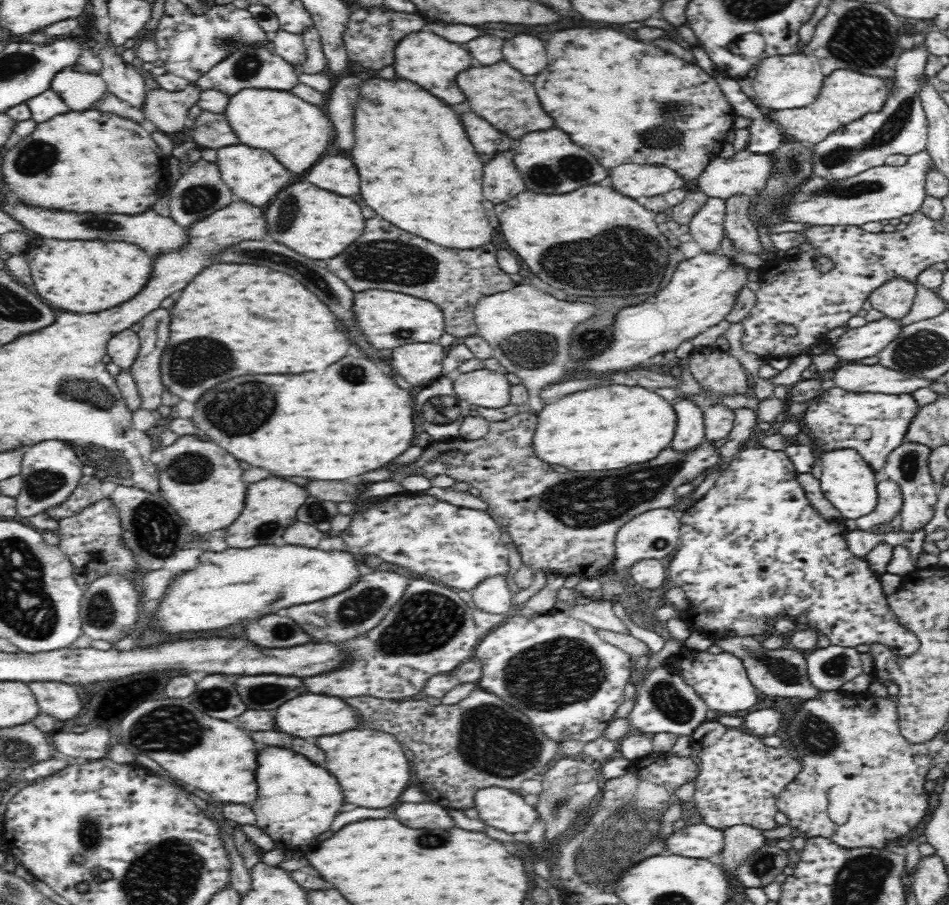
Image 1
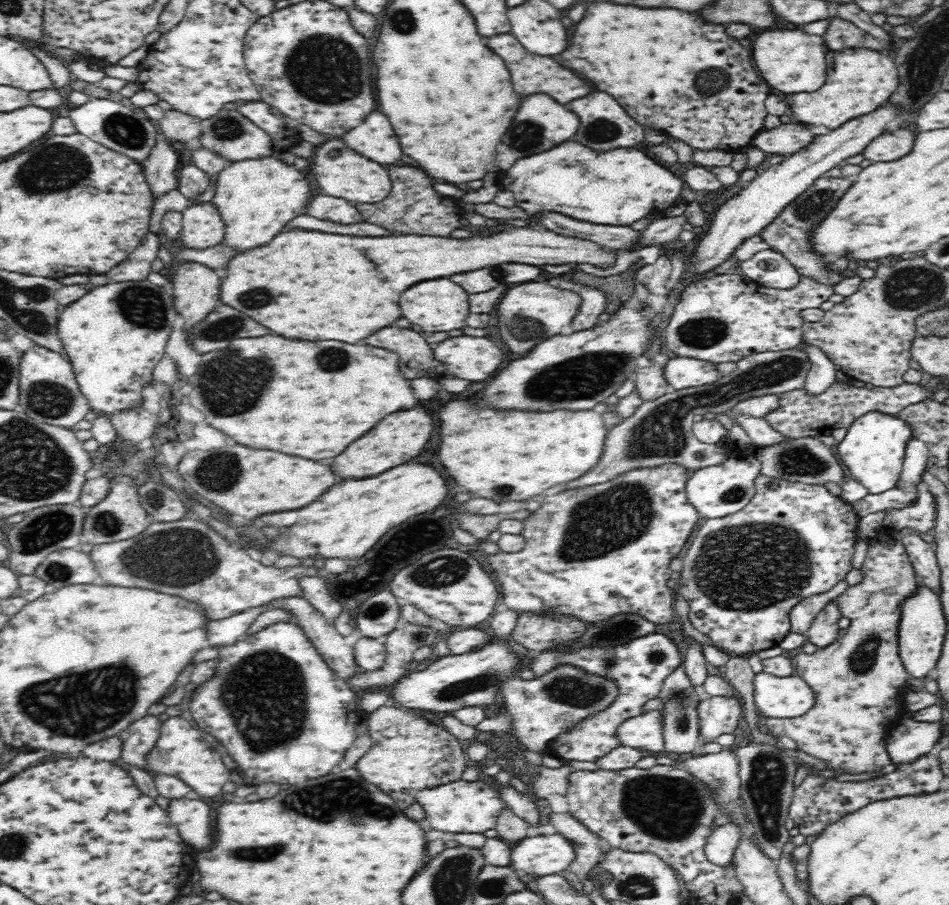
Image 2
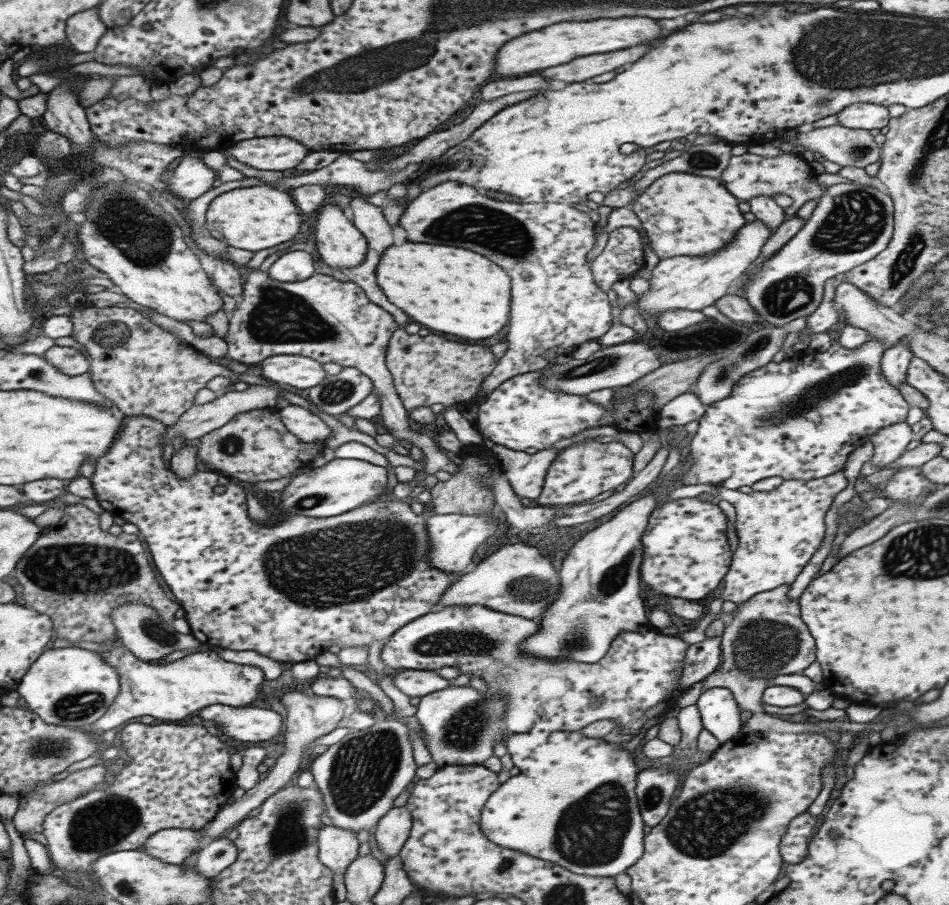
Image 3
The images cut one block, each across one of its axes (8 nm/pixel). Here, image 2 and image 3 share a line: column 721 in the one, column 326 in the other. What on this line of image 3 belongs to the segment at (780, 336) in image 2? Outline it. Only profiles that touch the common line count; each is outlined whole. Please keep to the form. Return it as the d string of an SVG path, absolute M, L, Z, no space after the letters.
M235 265L234 268L239 273L245 272L245 281L233 315L229 318L227 335L223 338L226 354L231 360L253 366L269 356L297 355L311 358L321 365L335 363L342 368L352 367L369 378L380 399L379 416L386 433L406 446L421 448L420 452L425 456L422 472L416 472L407 483L398 482L393 486L391 497L394 500L407 497L415 486L423 482L424 474L458 472L458 466L439 451L441 448L433 435L409 429L406 410L395 394L391 373L384 362L391 334L398 330L397 323L385 310L373 304L361 287L350 280L335 280L324 272L315 273L302 281L282 283L271 279L258 268L247 269L245 265Z

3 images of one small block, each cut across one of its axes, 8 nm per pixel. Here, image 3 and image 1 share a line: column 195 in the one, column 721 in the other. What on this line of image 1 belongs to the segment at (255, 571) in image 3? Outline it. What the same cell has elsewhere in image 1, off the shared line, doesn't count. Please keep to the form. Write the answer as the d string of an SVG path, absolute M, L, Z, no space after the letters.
M755 447L755 448L748 448L742 452L739 452L734 457L734 460L724 468L724 471L717 474L715 483L712 485L712 488L708 490L706 494L701 499L698 499L694 505L692 505L689 509L678 512L680 522L682 523L682 526L680 526L680 546L676 549L676 552L674 553L674 556L672 556L672 560L670 560L670 563L668 563L668 578L673 582L673 584L680 586L682 590L684 590L684 594L686 595L686 600L688 601L688 607L685 608L685 617L682 618L684 621L684 624L688 626L689 630L691 632L698 632L698 634L704 634L706 638L713 639L713 642L716 640L720 640L720 638L734 638L734 636L750 636L753 637L754 635L760 636L761 634L766 634L768 632L768 626L770 626L770 620L772 618L778 618L778 616L788 618L788 617L794 617L798 616L798 614L802 614L804 610L807 610L807 624L808 627L821 630L826 636L830 637L830 640L832 641L832 645L840 645L843 647L857 647L859 644L874 644L876 642L885 644L890 648L891 654L899 655L900 658L910 658L912 654L916 654L916 650L920 650L920 639L916 637L916 633L913 633L906 627L906 625L900 624L900 621L896 618L896 613L892 612L892 607L889 606L888 601L888 594L884 591L884 588L882 587L882 580L876 573L874 573L874 570L870 569L870 563L866 561L865 557L858 557L856 554L852 553L850 551L850 547L848 547L848 541L846 541L846 536L848 536L849 530L848 527L846 527L846 523L844 523L844 518L842 519L826 519L826 517L822 517L822 513L818 511L818 509L814 508L814 505L812 505L812 502L808 500L808 495L804 492L804 487L800 484L800 482L797 481L797 474L798 471L796 471L796 468L794 467L794 464L791 462L790 458L785 454L783 450L770 450L770 449L764 449L763 447Z

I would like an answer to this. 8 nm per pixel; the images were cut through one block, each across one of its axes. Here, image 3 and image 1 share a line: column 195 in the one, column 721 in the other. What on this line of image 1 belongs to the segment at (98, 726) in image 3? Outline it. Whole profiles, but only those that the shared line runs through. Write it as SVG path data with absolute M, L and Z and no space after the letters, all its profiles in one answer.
M684 648L676 662L678 664L673 668L678 668L678 674L682 675L688 685L696 689L696 693L700 694L712 710L722 714L738 710L748 711L758 702L758 689L748 677L744 661L730 652L723 650L720 654L710 654Z

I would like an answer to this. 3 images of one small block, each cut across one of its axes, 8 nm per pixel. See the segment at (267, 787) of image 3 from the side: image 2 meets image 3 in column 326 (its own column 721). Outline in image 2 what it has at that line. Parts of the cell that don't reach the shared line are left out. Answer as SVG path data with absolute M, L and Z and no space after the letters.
M738 695L715 696L700 701L697 706L700 717L701 734L716 738L720 734L730 734L738 726L743 714L743 703Z

